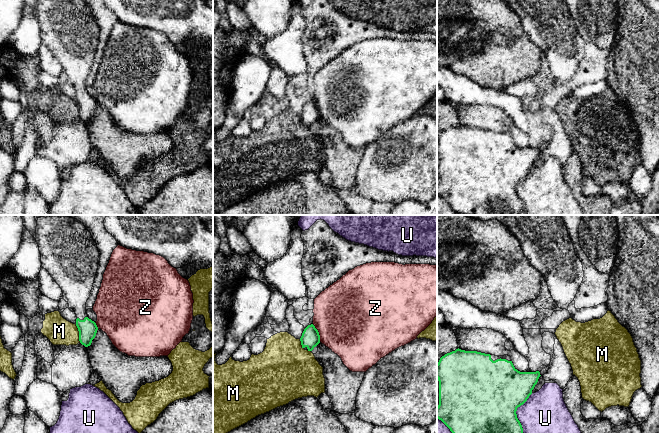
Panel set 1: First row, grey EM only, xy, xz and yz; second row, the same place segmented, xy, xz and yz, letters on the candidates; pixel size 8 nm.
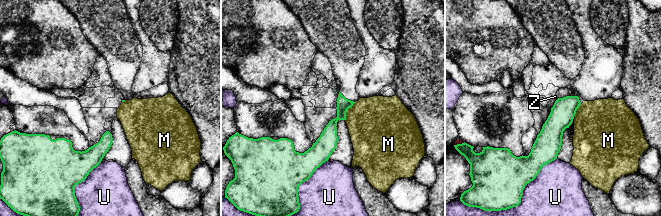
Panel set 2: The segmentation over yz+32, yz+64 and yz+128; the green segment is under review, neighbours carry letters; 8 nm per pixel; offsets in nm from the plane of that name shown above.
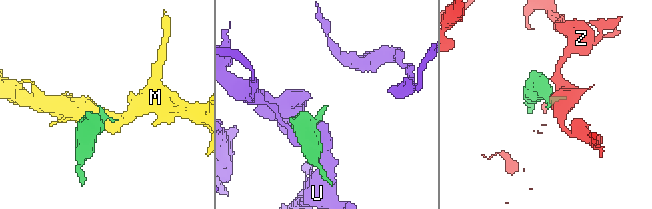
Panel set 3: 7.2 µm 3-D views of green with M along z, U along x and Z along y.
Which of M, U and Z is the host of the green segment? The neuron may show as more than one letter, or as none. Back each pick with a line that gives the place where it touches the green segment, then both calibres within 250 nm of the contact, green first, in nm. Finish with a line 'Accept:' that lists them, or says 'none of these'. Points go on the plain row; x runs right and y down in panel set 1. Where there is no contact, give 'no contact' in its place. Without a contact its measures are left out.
Accept: none of these

